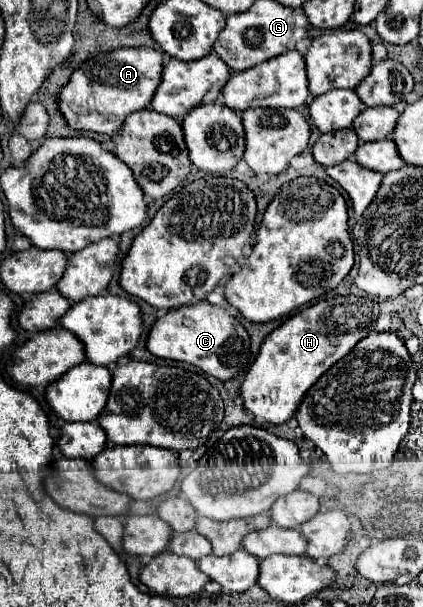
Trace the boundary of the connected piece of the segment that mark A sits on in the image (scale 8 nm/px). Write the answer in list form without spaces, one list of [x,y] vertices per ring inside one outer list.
[[[137,47],[137,49],[115,49],[111,53],[101,53],[101,55],[87,59],[85,63],[81,63],[79,69],[71,75],[69,83],[61,91],[59,109],[73,129],[115,135],[115,133],[119,133],[119,125],[123,125],[123,121],[131,113],[135,113],[139,109],[147,109],[151,105],[151,97],[155,95],[155,89],[159,87],[161,77],[163,77],[163,51],[159,51],[159,49]]]

